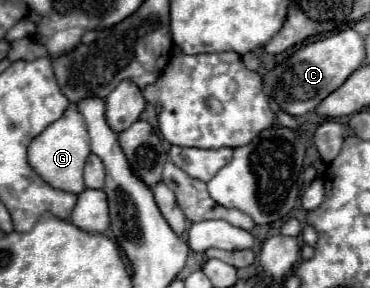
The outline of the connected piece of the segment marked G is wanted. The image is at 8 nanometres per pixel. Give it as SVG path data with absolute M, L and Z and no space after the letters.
M69 107L61 119L51 123L41 135L37 135L29 149L27 149L27 159L33 171L51 187L67 191L67 193L81 193L85 189L83 185L83 165L87 155L91 153L89 149L89 137L87 137L87 127L83 121L83 115Z

